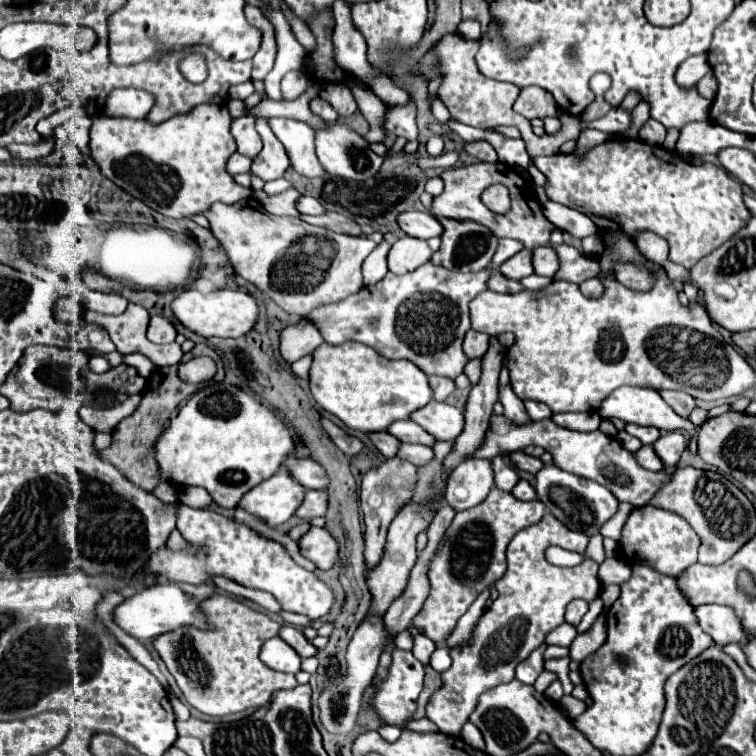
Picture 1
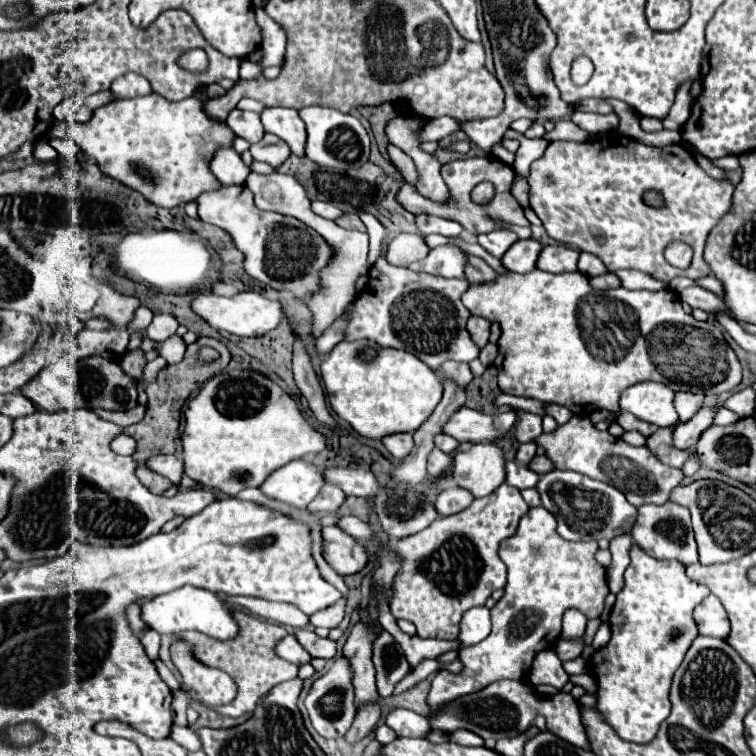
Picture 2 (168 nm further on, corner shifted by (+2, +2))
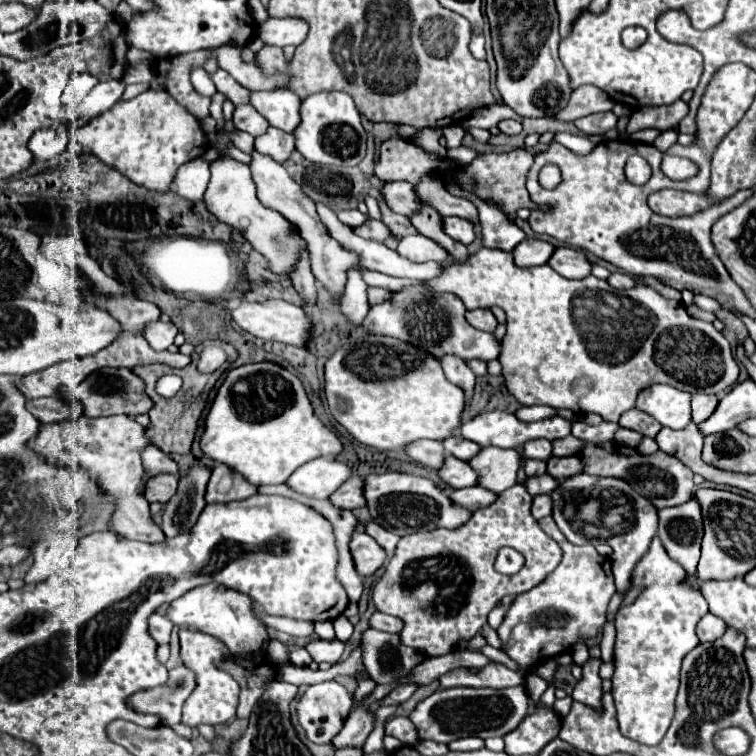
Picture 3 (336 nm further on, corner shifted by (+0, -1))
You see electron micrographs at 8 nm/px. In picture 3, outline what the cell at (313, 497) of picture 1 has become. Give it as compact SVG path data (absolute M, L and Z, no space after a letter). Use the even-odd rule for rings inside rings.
M351 476L329 496L331 504L341 510L355 510L359 506L365 506L365 498L361 496L361 482L361 476Z

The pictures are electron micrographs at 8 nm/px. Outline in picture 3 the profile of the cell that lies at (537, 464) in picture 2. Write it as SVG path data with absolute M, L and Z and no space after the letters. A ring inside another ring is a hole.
M565 456L565 458L549 458L547 460L547 474L551 474L555 480L565 480L577 472L581 472L579 456Z

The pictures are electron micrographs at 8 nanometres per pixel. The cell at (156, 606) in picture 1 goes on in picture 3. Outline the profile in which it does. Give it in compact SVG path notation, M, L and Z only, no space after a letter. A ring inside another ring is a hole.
M205 584L205 586L197 586L193 590L185 592L183 596L179 596L177 600L173 600L169 604L167 616L173 622L173 626L213 634L235 656L253 656L257 652L265 652L267 644L269 644L267 628L255 616L251 598L241 592L217 586L217 584Z

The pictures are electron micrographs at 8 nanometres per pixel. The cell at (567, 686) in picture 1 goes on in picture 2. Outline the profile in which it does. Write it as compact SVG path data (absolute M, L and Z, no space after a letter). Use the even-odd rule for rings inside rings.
M559 639L553 647L553 651L557 653L557 657L561 661L569 661L569 659L579 657L581 649L583 649L583 641L567 641L567 639Z

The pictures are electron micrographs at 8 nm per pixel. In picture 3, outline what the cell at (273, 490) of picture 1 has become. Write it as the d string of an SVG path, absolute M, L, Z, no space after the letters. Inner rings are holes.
M319 458L313 462L307 462L305 466L299 466L289 478L287 486L293 488L295 492L325 500L329 498L347 478L351 476L351 470L347 464L339 460L329 460L329 458Z

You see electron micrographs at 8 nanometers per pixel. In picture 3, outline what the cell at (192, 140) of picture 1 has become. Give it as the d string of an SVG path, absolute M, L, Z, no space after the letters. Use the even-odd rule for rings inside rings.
M145 90L139 96L135 96L133 100L127 102L117 102L115 106L111 106L107 112L95 116L91 122L87 122L81 128L73 130L73 138L81 144L81 146L89 146L91 152L107 166L111 166L113 170L121 172L123 176L127 176L131 182L153 190L153 192L169 192L175 180L177 170L189 162L195 160L199 156L203 156L209 150L209 138L201 126L201 122L189 114L181 104L177 104L165 90Z

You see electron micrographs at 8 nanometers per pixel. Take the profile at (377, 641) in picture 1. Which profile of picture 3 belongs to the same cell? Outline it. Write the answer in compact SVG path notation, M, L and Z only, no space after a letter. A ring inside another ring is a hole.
M337 680L309 686L297 704L299 722L315 744L329 744L349 716L351 694Z

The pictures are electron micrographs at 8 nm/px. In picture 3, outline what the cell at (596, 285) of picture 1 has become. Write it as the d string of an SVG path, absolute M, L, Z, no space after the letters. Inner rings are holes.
M615 272L615 274L611 274L611 276L607 278L607 282L609 282L609 286L613 286L613 288L619 288L619 290L633 288L633 286L637 284L637 280L635 280L633 276L629 276L629 274L623 274L623 272Z

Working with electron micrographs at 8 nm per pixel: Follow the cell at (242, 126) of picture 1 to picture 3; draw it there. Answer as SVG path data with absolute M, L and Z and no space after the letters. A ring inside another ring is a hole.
M239 106L233 112L233 124L237 130L249 132L251 136L261 136L265 134L265 130L269 128L269 124L265 122L265 118L253 108L253 106Z

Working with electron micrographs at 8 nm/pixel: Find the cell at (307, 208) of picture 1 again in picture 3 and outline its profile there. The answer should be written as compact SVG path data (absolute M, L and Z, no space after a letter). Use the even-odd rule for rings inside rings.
M339 210L337 218L341 218L341 222L347 226L359 226L367 220L359 210Z

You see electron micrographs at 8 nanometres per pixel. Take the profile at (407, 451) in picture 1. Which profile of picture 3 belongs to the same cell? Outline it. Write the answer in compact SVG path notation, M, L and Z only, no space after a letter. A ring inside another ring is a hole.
M451 454L443 458L441 468L437 468L437 476L451 488L467 488L477 484L477 474L469 468L469 464L463 460L457 460Z

